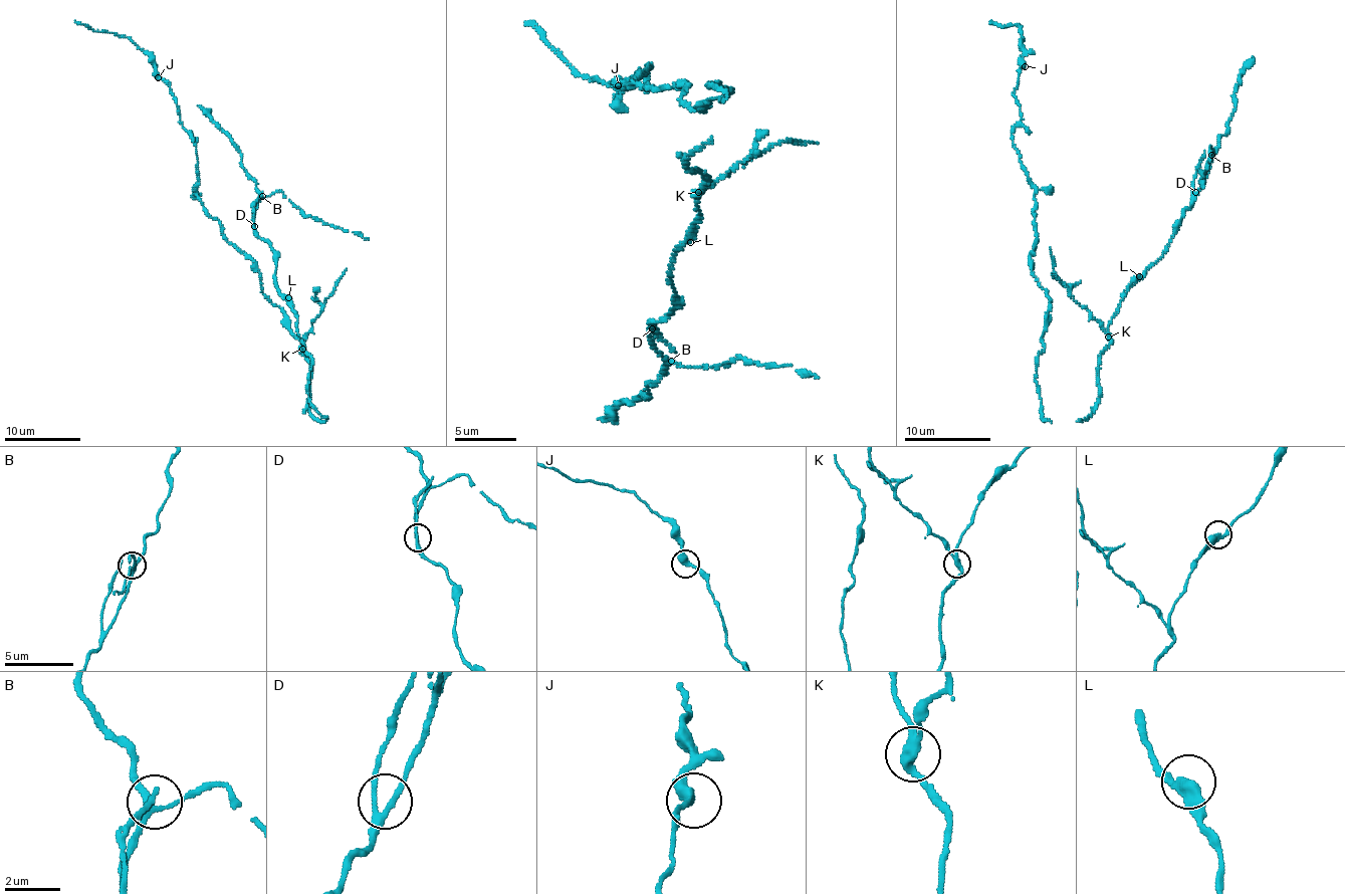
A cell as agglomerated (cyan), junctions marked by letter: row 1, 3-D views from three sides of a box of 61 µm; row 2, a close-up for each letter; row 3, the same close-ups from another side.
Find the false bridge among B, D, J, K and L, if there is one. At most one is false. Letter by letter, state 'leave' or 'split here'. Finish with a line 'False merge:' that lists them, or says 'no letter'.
B: leave
D: leave
J: leave
K: split here
L: leave
False merge: K

